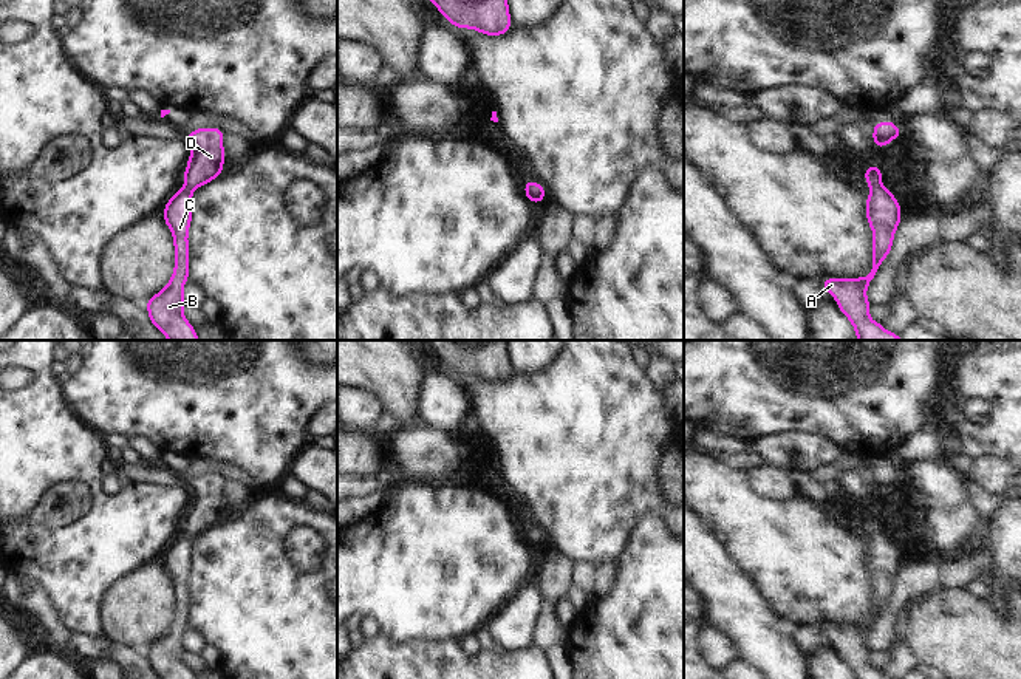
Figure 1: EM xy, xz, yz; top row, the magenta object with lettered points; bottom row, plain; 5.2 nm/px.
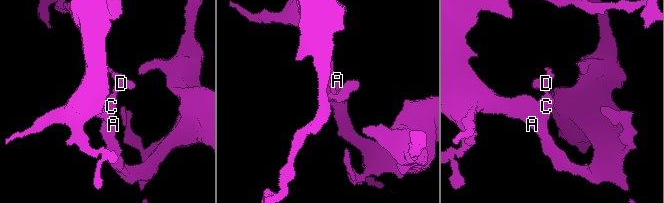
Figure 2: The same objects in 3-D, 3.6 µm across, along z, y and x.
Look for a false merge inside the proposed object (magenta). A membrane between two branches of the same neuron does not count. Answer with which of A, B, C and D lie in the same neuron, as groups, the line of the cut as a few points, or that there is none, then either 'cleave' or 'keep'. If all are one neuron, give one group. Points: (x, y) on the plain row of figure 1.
A B C D | no cut | keep

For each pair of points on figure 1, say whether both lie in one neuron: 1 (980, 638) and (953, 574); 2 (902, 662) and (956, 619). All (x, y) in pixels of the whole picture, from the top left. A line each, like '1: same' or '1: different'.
1: different
2: different

